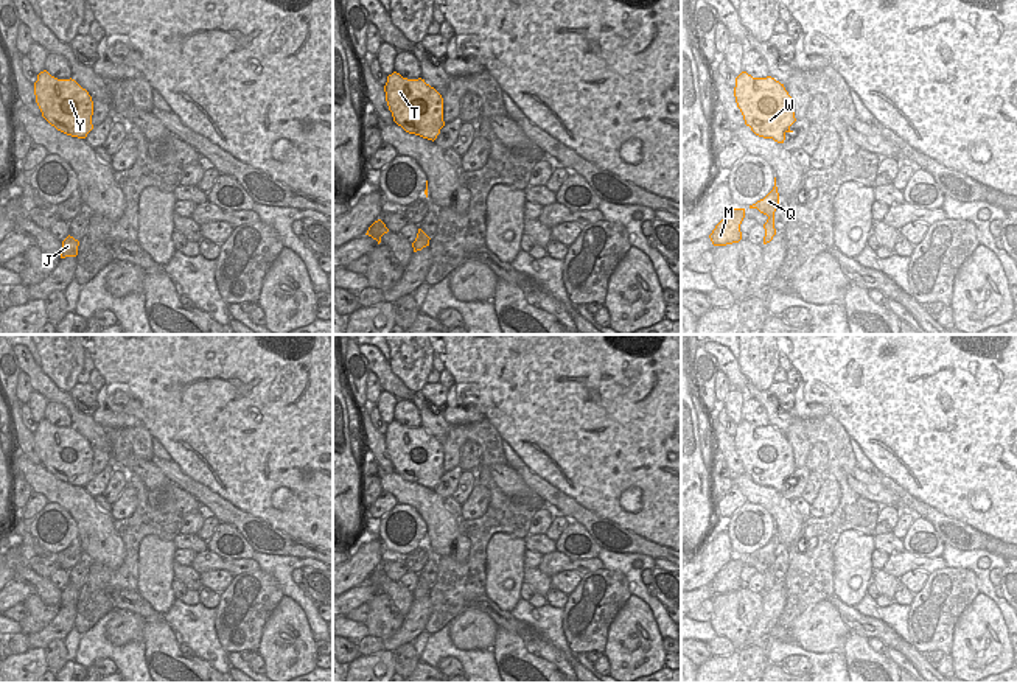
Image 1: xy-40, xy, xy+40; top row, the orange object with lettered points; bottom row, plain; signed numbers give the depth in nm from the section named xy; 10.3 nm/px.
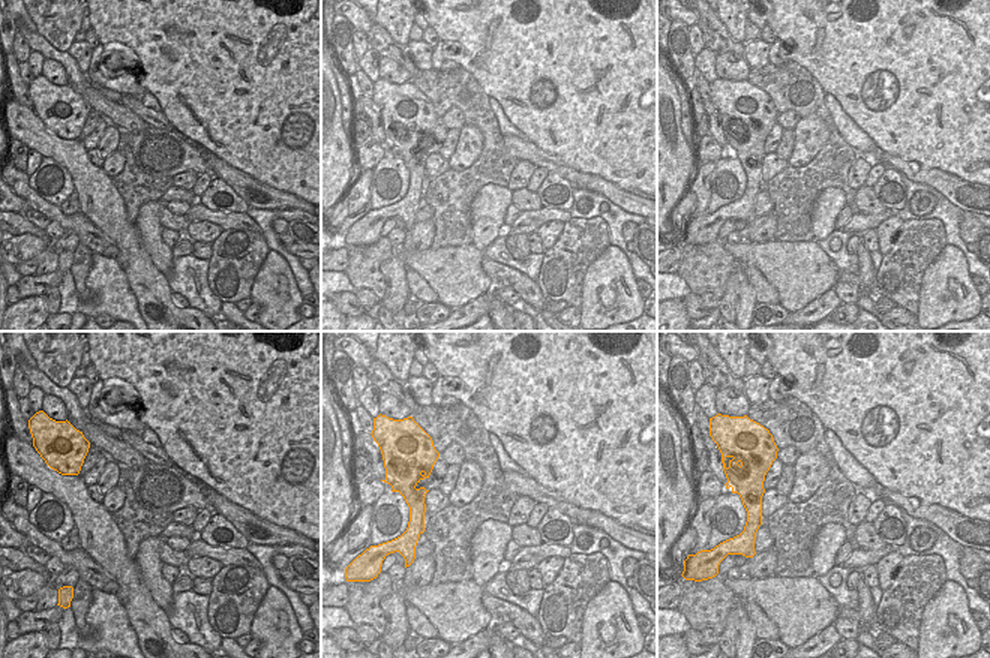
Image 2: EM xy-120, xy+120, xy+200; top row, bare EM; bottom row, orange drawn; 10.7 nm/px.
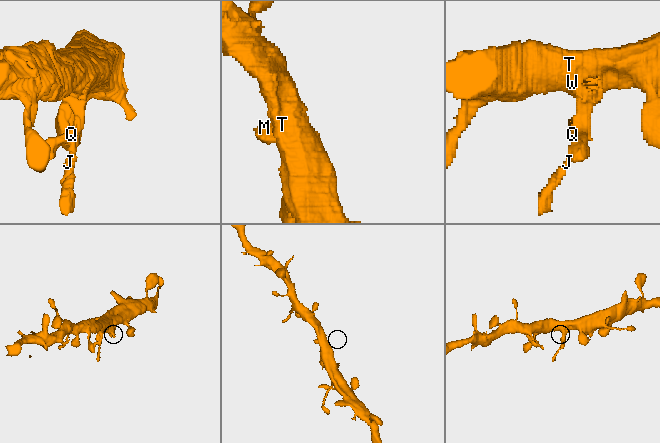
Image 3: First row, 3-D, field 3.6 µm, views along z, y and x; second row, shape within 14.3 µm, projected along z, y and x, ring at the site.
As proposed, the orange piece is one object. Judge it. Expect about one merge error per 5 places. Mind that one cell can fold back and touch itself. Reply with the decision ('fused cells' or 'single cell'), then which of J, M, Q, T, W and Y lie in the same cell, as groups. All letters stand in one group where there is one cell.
single cell; J M Q T W Y

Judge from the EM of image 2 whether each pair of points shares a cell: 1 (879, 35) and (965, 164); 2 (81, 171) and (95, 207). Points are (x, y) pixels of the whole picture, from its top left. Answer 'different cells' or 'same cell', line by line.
1: same cell
2: same cell

